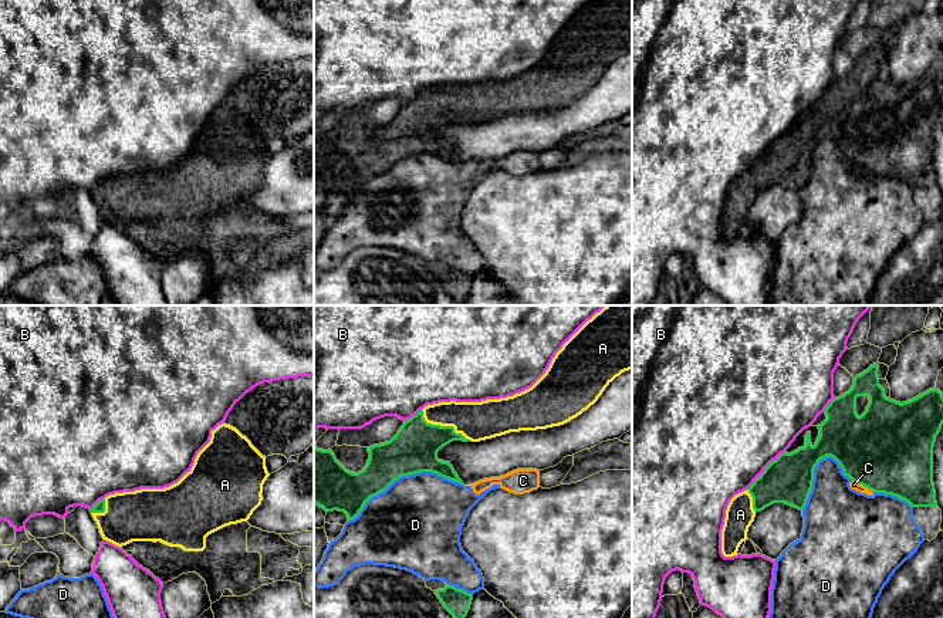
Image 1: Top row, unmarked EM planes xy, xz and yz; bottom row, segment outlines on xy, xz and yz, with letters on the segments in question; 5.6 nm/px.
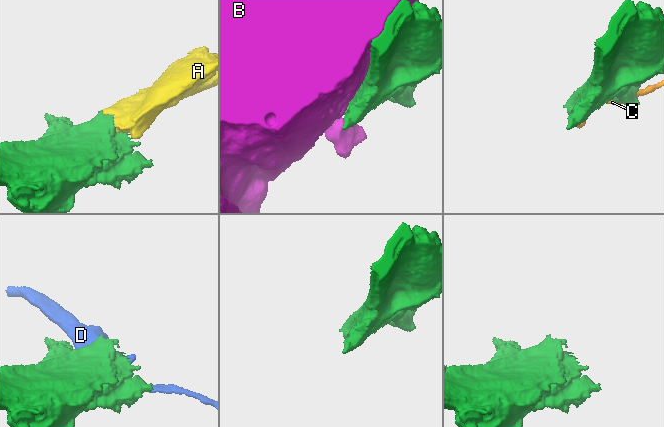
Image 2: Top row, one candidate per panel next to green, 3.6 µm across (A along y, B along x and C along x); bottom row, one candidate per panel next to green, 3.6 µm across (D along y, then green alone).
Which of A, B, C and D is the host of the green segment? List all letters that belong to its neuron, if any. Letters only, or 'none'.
A

